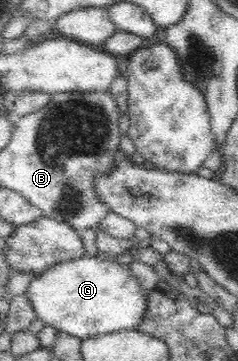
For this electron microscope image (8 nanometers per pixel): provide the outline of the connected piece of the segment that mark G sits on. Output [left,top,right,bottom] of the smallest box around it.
[23,256,147,340]

